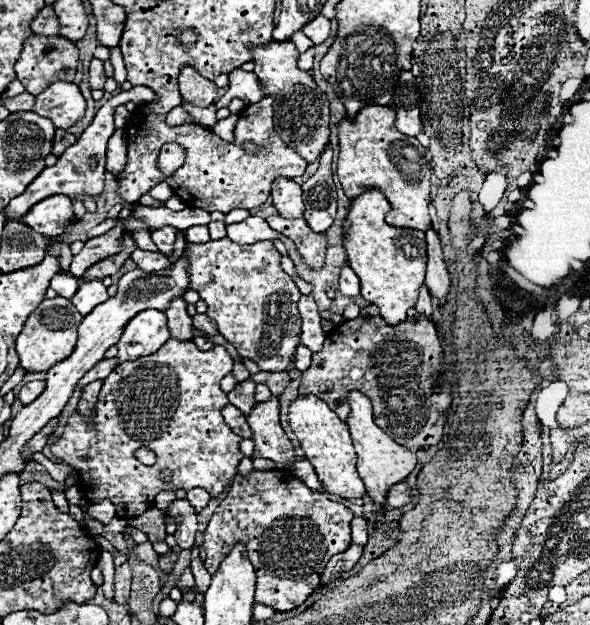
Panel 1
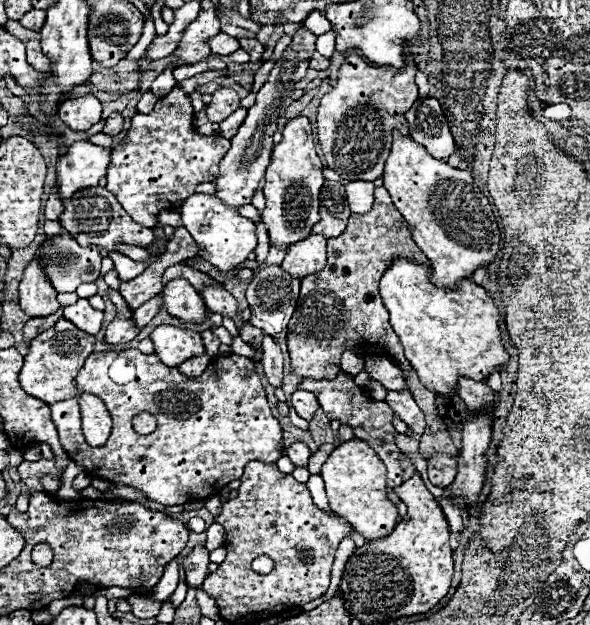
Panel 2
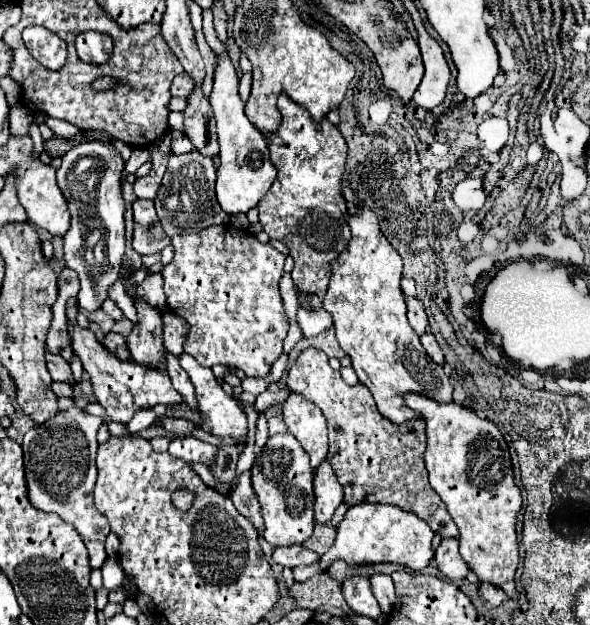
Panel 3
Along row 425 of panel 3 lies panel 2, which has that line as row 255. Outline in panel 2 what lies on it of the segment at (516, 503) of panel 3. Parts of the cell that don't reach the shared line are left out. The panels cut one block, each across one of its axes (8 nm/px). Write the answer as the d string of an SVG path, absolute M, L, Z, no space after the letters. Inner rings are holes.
M394 130L392 134L392 150L382 174L384 188L390 192L398 212L406 218L414 242L428 258L430 280L438 286L454 286L458 280L470 278L478 266L488 266L490 262L494 262L500 242L500 228L496 224L494 212L482 190L472 184L472 176L466 170L452 168L446 162L432 158L420 144L416 144L410 136L402 136L398 130Z

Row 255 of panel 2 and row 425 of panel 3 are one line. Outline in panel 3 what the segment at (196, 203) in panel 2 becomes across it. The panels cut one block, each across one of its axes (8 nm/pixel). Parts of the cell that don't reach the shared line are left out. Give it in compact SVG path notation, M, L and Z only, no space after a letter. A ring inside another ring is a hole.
M186 354L180 356L180 366L188 372L188 376L196 388L196 400L198 400L200 412L204 416L210 416L210 424L200 424L200 428L208 434L218 436L218 438L232 438L238 442L236 446L244 448L246 440L248 440L248 420L246 420L246 414L240 408L240 404L232 396L224 394L224 390L220 388L220 382L216 380L216 376L212 374L210 368L202 368L200 364L194 364L194 358L190 358Z

